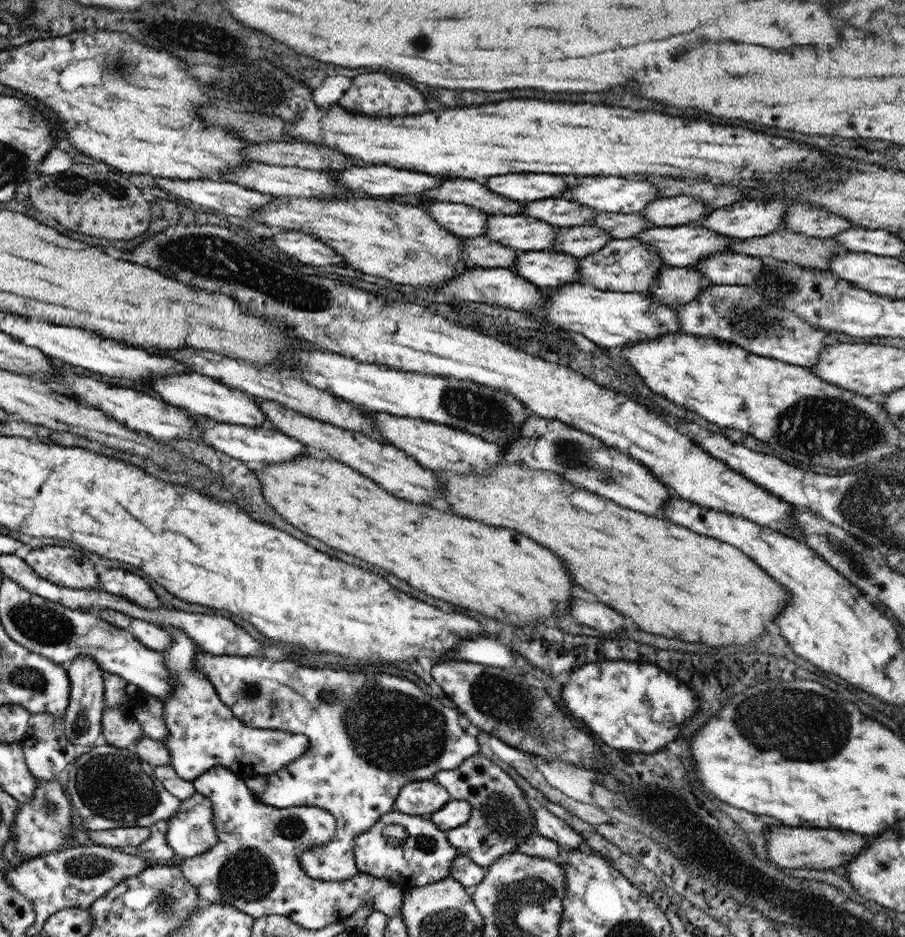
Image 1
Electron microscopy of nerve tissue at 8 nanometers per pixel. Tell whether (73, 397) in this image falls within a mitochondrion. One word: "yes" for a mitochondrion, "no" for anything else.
no

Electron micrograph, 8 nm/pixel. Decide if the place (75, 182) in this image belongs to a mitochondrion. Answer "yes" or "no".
yes

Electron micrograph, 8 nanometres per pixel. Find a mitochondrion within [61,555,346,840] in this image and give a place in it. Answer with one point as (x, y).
(113, 787)

